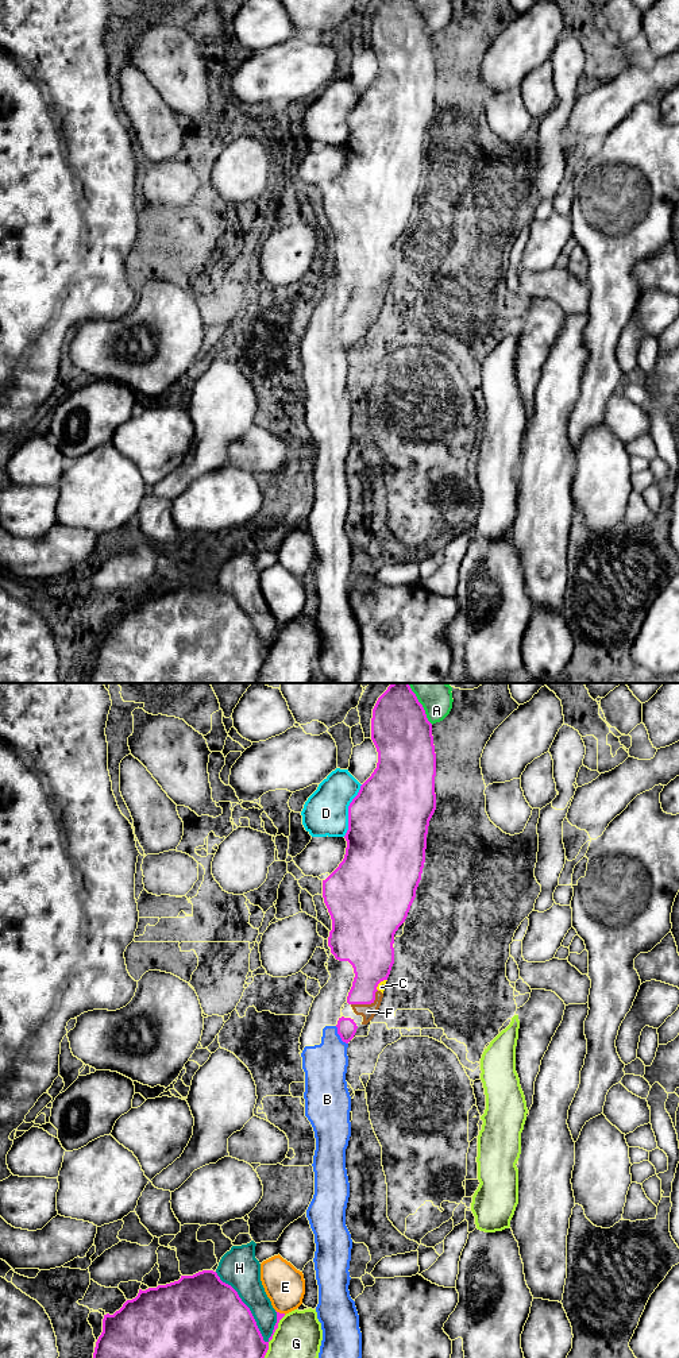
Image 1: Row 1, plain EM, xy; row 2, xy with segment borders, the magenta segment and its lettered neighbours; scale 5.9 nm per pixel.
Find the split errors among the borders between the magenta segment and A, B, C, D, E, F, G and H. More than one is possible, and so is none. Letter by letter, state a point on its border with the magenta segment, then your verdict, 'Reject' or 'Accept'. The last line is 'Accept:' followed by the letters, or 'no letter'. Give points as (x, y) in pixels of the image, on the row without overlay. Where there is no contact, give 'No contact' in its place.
A: Touches magenta at xy (423, 16). Reject
B: Touches magenta at xy (339, 343). Reject
C: Touches magenta at xy (379, 290). Reject
D: Touches magenta at xy (348, 119). Reject
E: Touches magenta at xy (281, 622). Reject
F: Touches magenta at xy (367, 312). Reject
G: Touches magenta at xy (267, 654). Reject
H: Touches magenta at xy (247, 616). Reject
Accept: no letter

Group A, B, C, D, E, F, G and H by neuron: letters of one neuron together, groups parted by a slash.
A / B / C F / D / E / G / H

